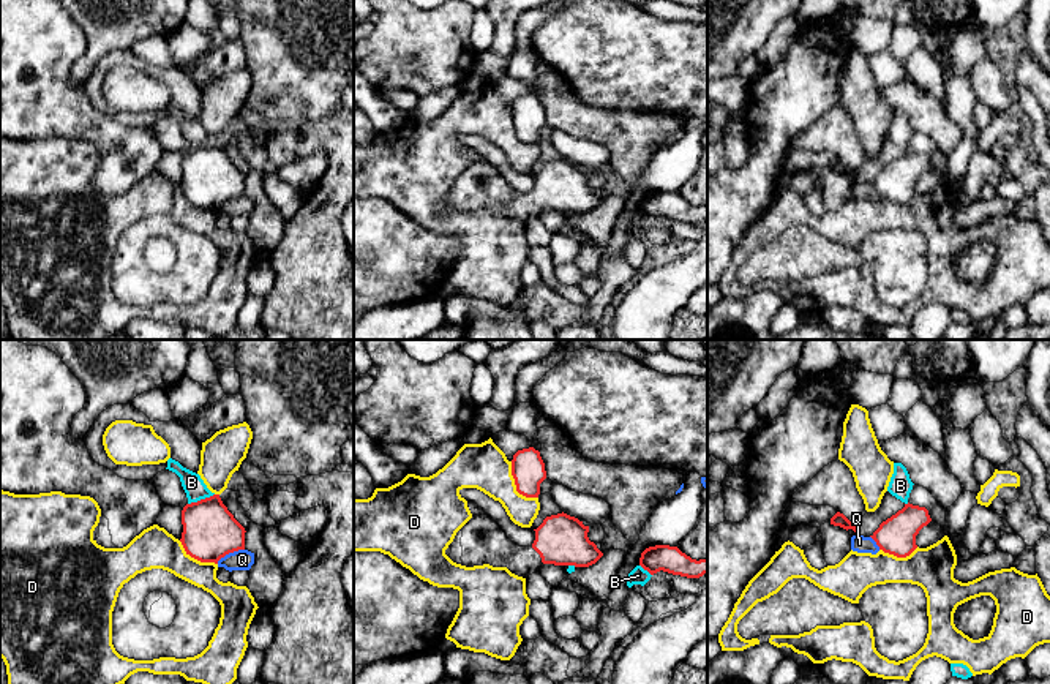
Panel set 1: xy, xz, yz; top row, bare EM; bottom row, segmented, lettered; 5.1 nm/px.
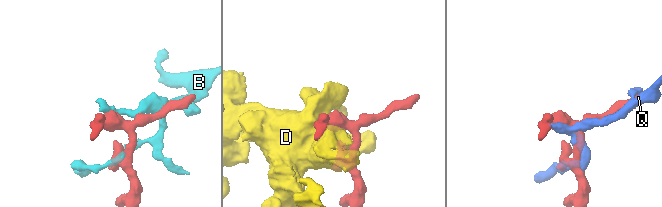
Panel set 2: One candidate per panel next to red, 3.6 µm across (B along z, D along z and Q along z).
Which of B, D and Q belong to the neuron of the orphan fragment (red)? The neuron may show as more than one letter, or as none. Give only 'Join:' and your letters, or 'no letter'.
Join: no letter

